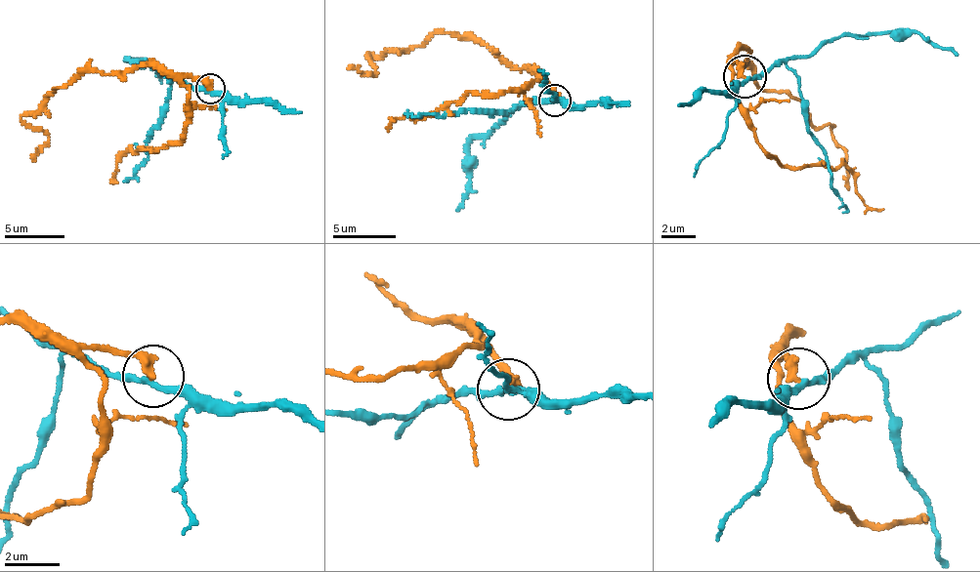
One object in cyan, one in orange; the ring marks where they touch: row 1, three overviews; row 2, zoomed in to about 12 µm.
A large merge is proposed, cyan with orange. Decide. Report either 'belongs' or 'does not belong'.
does not belong

